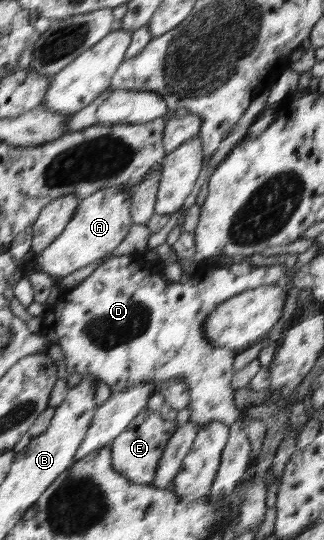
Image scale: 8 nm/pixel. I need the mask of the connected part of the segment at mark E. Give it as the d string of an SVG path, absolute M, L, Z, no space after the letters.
M142 410L130 422L129 428L109 444L113 449L114 471L126 475L130 482L141 484L141 486L153 486L153 478L157 474L157 465L163 449L177 427L176 420L165 422L159 411Z

